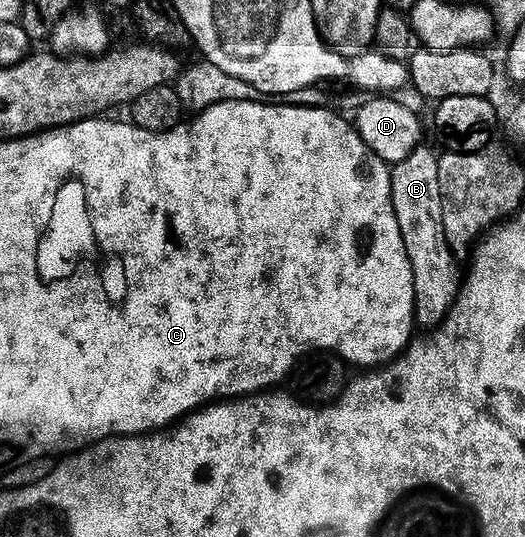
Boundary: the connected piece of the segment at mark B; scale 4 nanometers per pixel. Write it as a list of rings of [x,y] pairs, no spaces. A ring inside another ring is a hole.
[[[421,143],[401,164],[391,170],[393,211],[401,227],[401,239],[405,239],[409,263],[413,267],[415,315],[420,326],[442,326],[448,320],[461,291],[461,273],[459,277],[459,269],[455,266],[457,257],[443,230],[439,159],[438,152],[434,153],[427,143]]]

